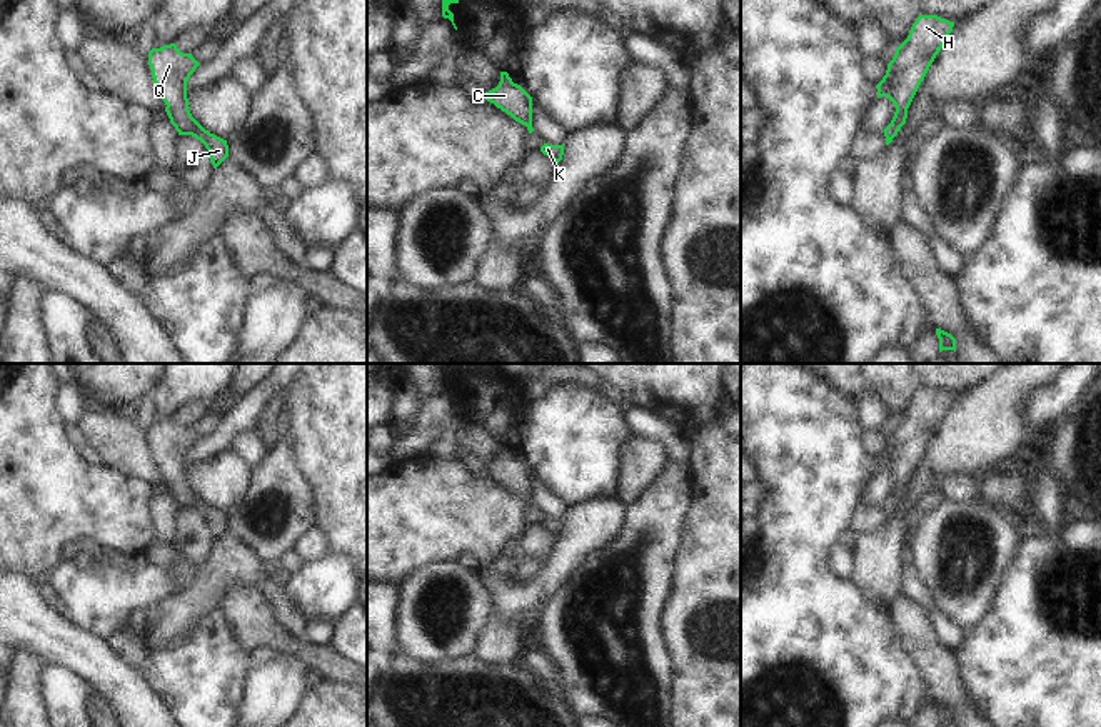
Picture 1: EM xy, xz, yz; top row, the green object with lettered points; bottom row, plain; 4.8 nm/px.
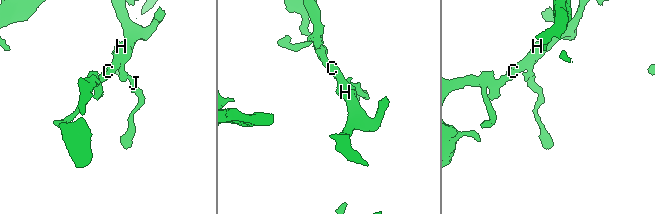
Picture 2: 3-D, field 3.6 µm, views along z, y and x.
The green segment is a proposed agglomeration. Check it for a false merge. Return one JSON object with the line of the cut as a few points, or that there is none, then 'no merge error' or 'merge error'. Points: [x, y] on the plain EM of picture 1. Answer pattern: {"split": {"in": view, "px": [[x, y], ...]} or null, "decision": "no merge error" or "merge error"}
{"split": null, "decision": "no merge error"}

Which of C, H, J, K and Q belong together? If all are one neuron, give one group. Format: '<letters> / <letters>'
C H J K Q

